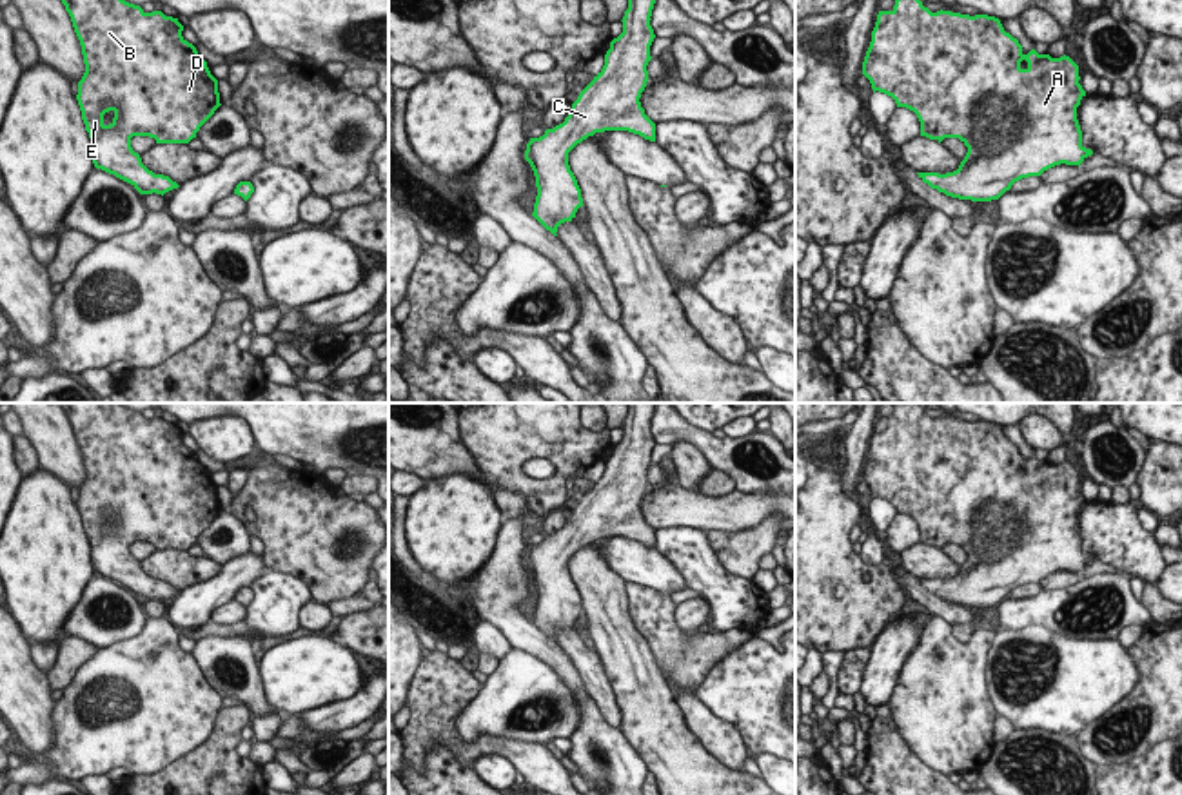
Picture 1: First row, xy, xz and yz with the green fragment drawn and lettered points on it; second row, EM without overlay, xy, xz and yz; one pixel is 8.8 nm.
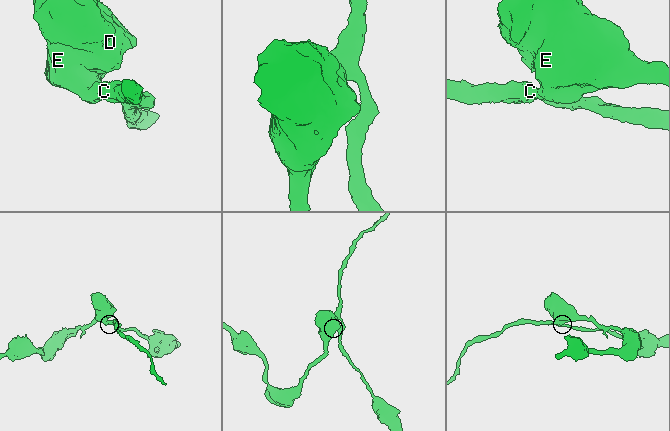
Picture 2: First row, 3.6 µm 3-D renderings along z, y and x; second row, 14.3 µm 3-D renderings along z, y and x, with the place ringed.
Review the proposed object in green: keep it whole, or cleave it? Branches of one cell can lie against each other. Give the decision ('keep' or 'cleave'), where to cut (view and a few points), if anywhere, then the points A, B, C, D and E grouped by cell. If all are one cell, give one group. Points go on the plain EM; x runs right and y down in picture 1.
keep; no cut; A B C D E

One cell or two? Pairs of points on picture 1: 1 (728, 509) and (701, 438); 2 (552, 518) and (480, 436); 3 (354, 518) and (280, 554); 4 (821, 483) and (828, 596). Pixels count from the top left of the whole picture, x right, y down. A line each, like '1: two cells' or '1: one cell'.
1: two cells
2: two cells
3: one cell
4: one cell

